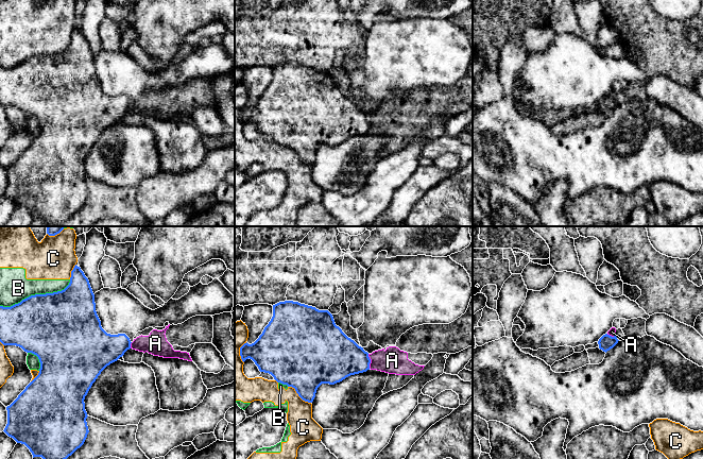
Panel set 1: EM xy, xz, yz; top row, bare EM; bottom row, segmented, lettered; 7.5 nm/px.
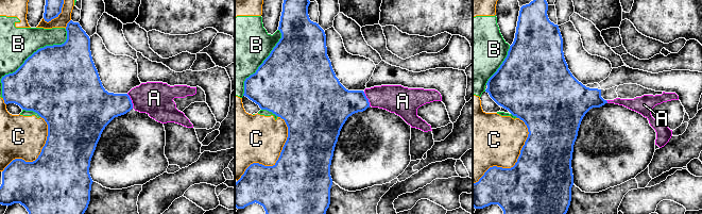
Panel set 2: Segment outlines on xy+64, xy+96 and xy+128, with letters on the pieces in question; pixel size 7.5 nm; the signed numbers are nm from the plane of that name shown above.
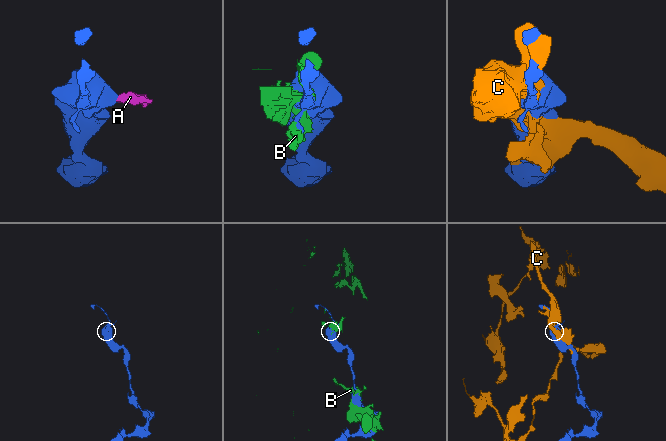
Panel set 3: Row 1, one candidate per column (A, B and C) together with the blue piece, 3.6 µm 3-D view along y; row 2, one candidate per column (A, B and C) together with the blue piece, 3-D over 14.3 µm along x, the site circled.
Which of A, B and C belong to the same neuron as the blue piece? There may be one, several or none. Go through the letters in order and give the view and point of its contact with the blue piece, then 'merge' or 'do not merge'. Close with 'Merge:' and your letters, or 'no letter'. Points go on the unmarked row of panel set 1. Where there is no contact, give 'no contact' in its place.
A: xz (370, 123) | do not merge
B: xy (36, 56) | do not merge
C: xz (298, 157) | do not merge
Merge: no letter

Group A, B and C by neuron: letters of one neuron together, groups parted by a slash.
A / B C

